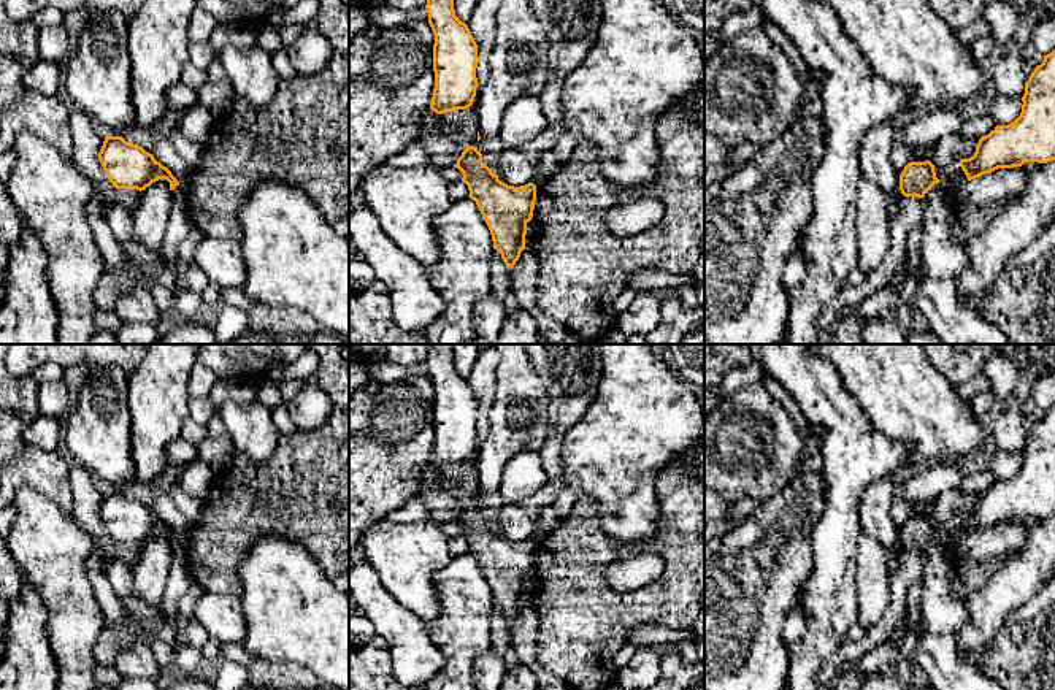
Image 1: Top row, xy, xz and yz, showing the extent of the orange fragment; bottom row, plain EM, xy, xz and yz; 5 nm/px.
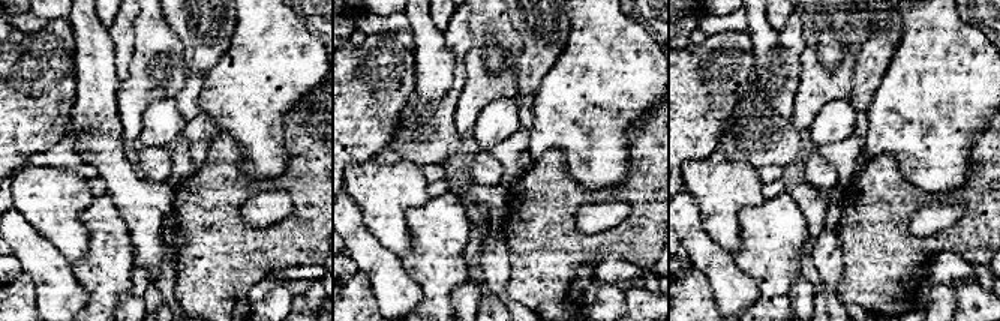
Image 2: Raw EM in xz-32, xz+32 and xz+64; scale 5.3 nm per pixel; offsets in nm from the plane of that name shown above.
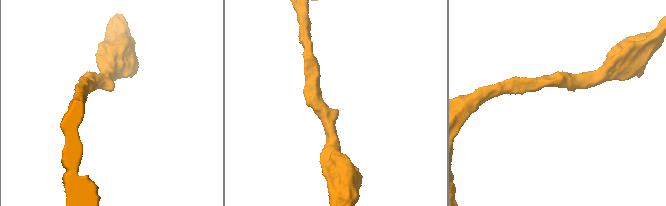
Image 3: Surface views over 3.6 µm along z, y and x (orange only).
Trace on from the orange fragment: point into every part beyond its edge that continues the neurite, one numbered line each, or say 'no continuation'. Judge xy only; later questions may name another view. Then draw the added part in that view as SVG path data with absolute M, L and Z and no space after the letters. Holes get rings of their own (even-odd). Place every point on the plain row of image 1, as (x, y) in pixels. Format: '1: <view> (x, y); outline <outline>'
no continuation

